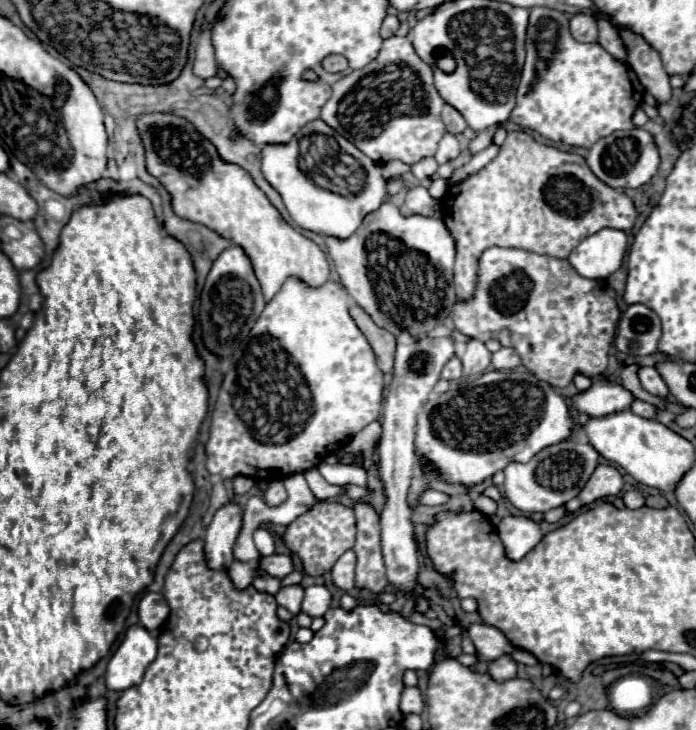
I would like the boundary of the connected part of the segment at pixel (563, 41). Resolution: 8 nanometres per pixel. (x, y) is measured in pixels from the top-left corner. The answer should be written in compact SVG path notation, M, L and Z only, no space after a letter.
M533 7L527 27L527 61L517 87L517 105L509 121L529 127L551 141L563 141L573 147L591 147L601 137L619 129L633 129L631 115L643 99L643 85L631 67L615 61L599 43L577 43L569 33L569 19L565 13L549 7Z

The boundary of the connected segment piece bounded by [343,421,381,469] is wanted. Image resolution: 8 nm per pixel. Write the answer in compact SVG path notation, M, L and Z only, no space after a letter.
M373 421L369 423L365 429L361 429L347 445L345 445L345 459L343 463L351 463L351 455L353 453L363 453L365 455L365 469L373 463L373 455L375 455L375 445L381 433L381 423Z

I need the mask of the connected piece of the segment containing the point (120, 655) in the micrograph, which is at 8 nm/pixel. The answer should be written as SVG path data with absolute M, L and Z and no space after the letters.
M131 625L117 651L111 655L105 683L111 691L125 691L143 679L145 669L157 655L157 639L141 625Z

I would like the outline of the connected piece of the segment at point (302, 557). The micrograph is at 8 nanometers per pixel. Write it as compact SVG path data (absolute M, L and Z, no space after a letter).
M315 503L307 513L297 517L293 521L285 535L283 535L285 547L301 561L303 573L311 577L321 577L331 567L335 561L353 547L355 543L355 515L353 509L347 505L327 505L327 503Z

